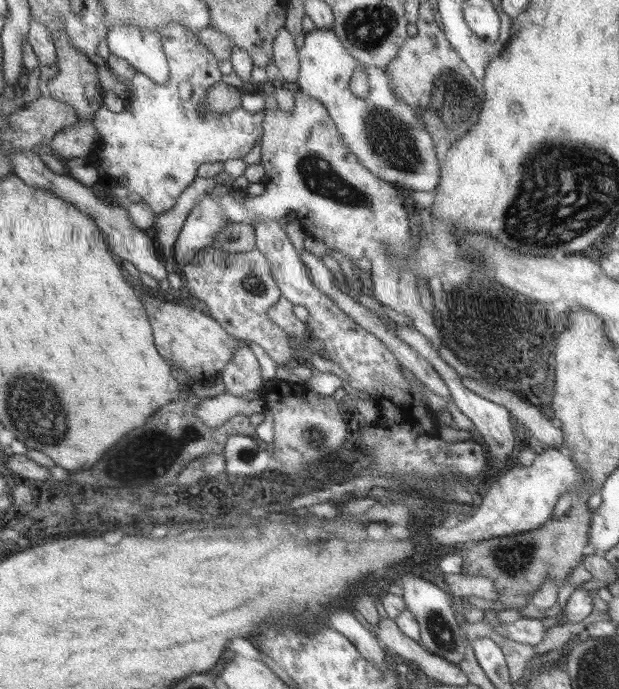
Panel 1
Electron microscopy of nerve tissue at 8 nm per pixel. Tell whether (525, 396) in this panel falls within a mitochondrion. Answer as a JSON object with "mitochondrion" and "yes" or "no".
{"mitochondrion":"no"}

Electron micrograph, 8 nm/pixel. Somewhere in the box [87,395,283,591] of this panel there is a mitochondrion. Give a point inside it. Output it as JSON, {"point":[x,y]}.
{"point":[171,444]}

